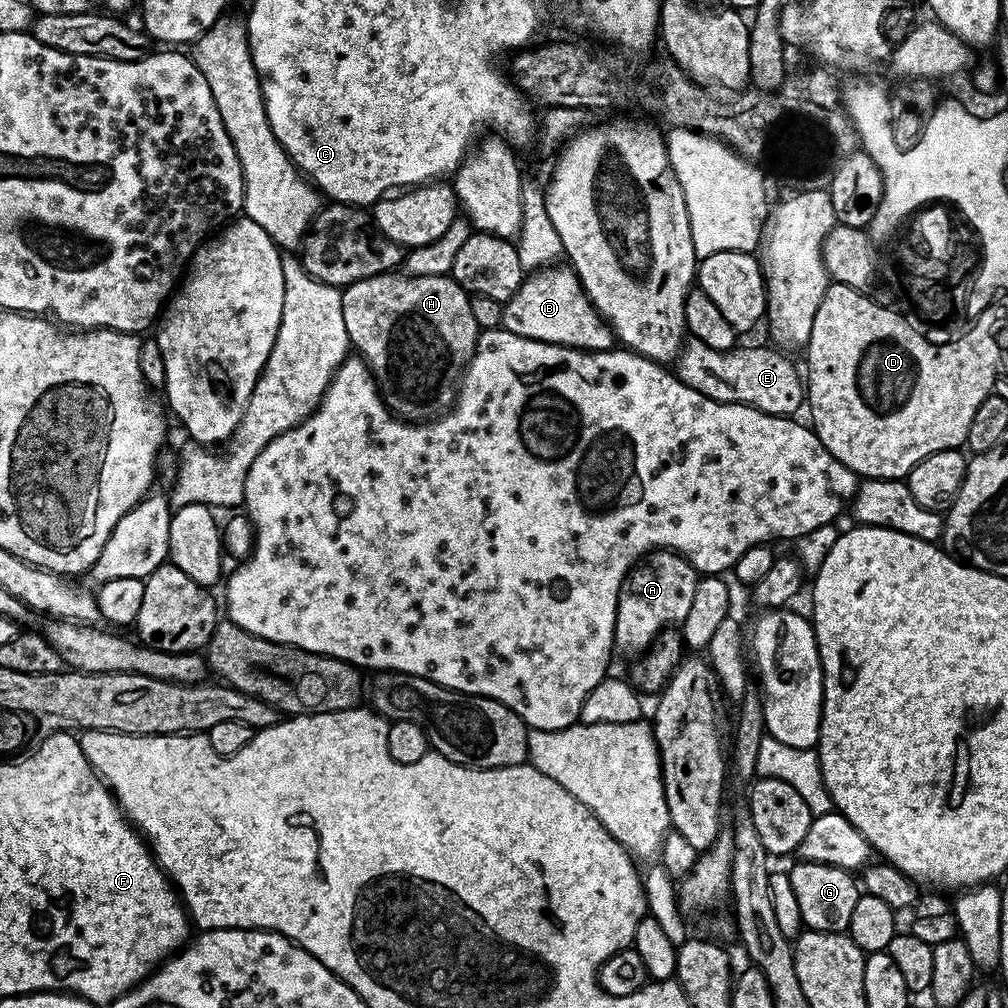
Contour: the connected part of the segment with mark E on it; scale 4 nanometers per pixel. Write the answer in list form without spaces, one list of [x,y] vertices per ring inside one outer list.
[[[688,338],[674,371],[683,384],[706,394],[706,398],[714,398],[719,404],[749,404],[772,416],[795,415],[806,400],[803,377],[785,353],[767,347],[737,346],[714,350],[714,346],[706,346],[706,342]]]

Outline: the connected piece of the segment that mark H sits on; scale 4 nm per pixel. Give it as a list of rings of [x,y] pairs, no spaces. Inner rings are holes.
[[[393,270],[349,284],[340,297],[349,345],[371,370],[389,412],[405,422],[427,422],[449,411],[456,403],[457,385],[482,331],[474,320],[470,293],[451,275],[410,276]]]

